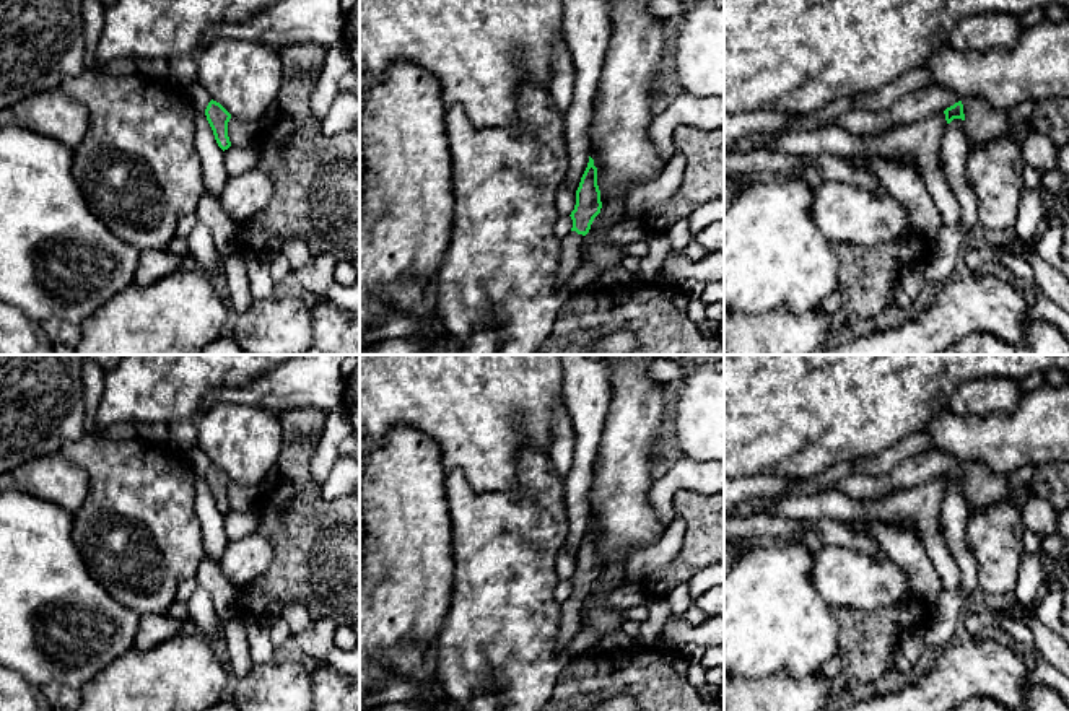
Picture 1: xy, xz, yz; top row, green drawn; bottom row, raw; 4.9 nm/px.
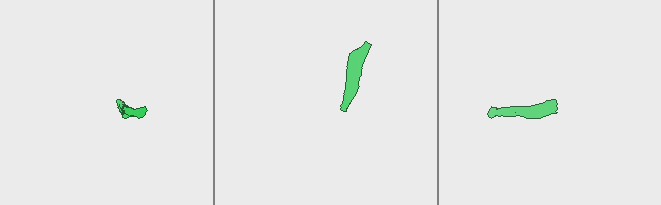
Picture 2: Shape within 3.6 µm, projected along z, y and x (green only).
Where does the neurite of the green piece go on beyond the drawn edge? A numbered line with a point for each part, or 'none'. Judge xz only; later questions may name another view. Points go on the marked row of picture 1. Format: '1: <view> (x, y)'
1: xz (570, 259)

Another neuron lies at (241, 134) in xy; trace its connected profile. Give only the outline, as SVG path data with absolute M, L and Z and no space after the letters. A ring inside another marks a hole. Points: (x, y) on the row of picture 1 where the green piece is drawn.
M231 117L228 122L228 137L231 145L249 146L257 142L260 129L254 122L246 122Z

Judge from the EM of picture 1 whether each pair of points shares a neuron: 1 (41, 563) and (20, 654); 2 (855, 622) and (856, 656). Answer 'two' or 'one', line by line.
1: one
2: one

